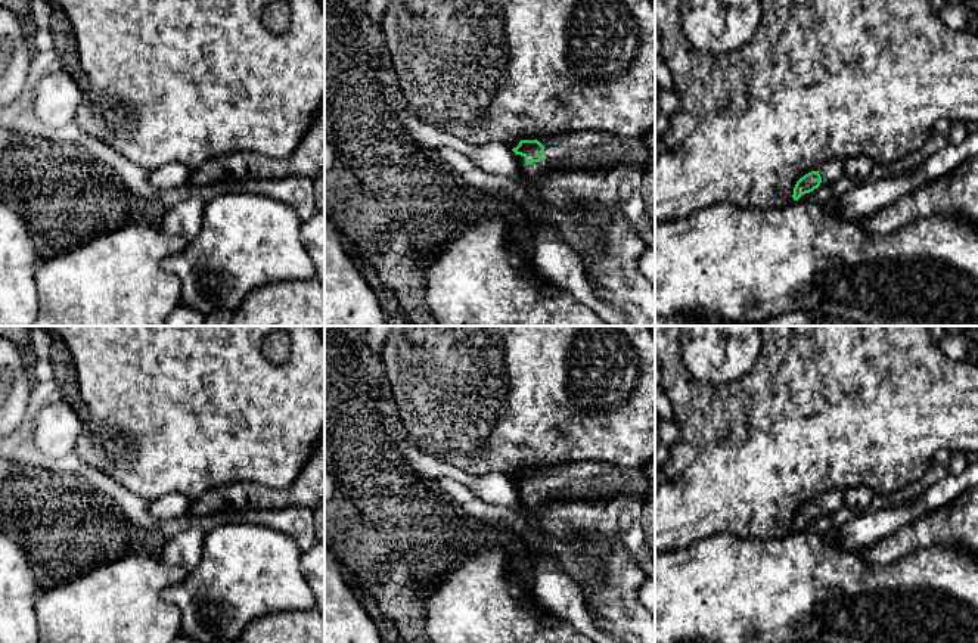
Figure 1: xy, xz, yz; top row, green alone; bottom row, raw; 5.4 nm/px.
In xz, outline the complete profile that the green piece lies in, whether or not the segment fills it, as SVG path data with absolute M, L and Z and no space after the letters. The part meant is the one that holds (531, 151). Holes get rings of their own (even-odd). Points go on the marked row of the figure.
M602 131L521 140L512 150L521 173L530 178L543 178L555 170L611 168L618 162L645 170L649 164L643 139L611 137Z

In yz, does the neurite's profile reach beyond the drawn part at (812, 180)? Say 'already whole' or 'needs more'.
needs more

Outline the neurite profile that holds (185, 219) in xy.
M190 198L174 204L161 221L161 232L165 236L181 236L193 240L202 229L205 204L199 198Z

